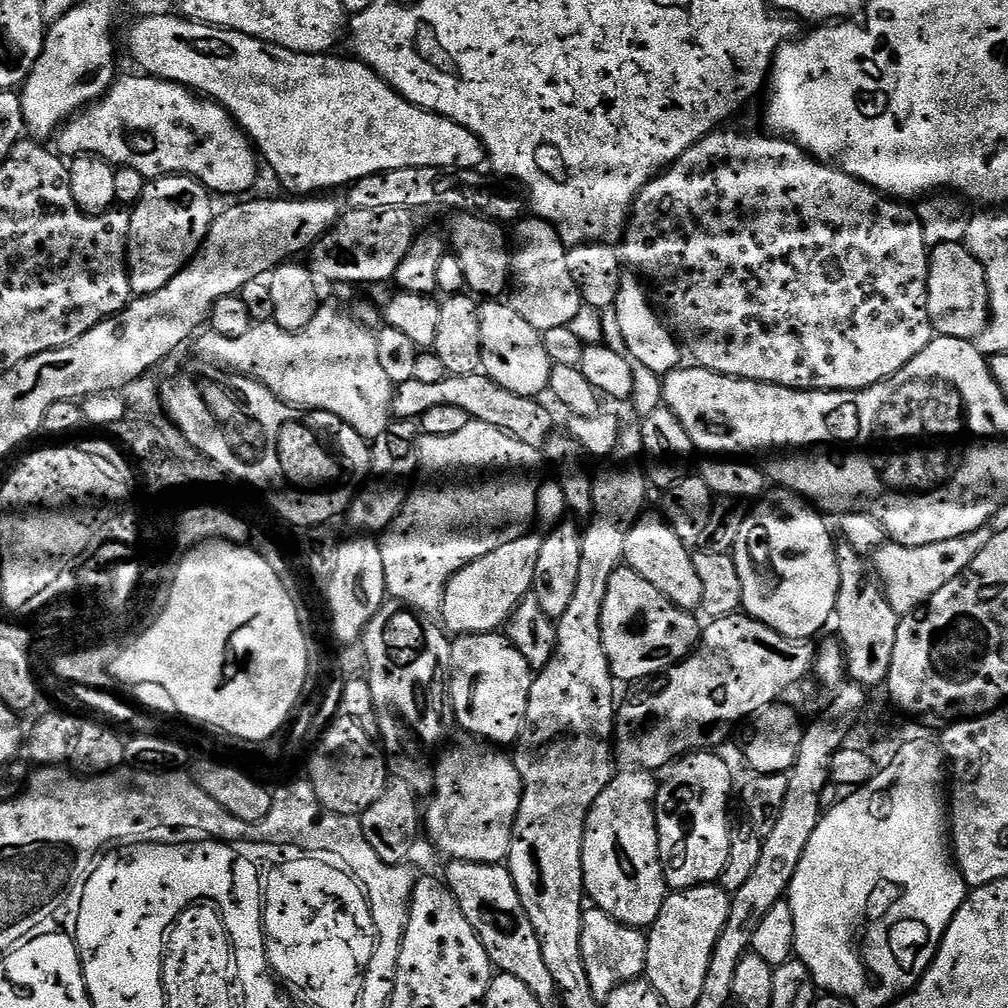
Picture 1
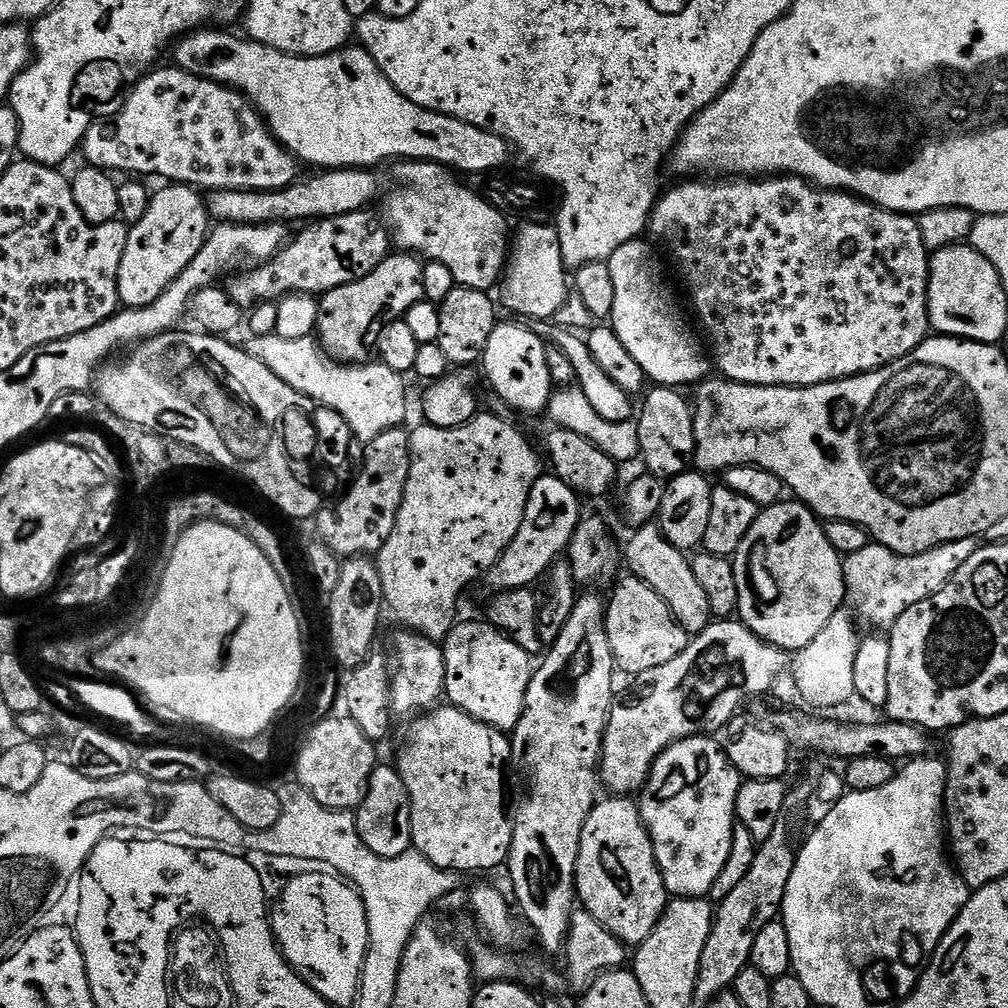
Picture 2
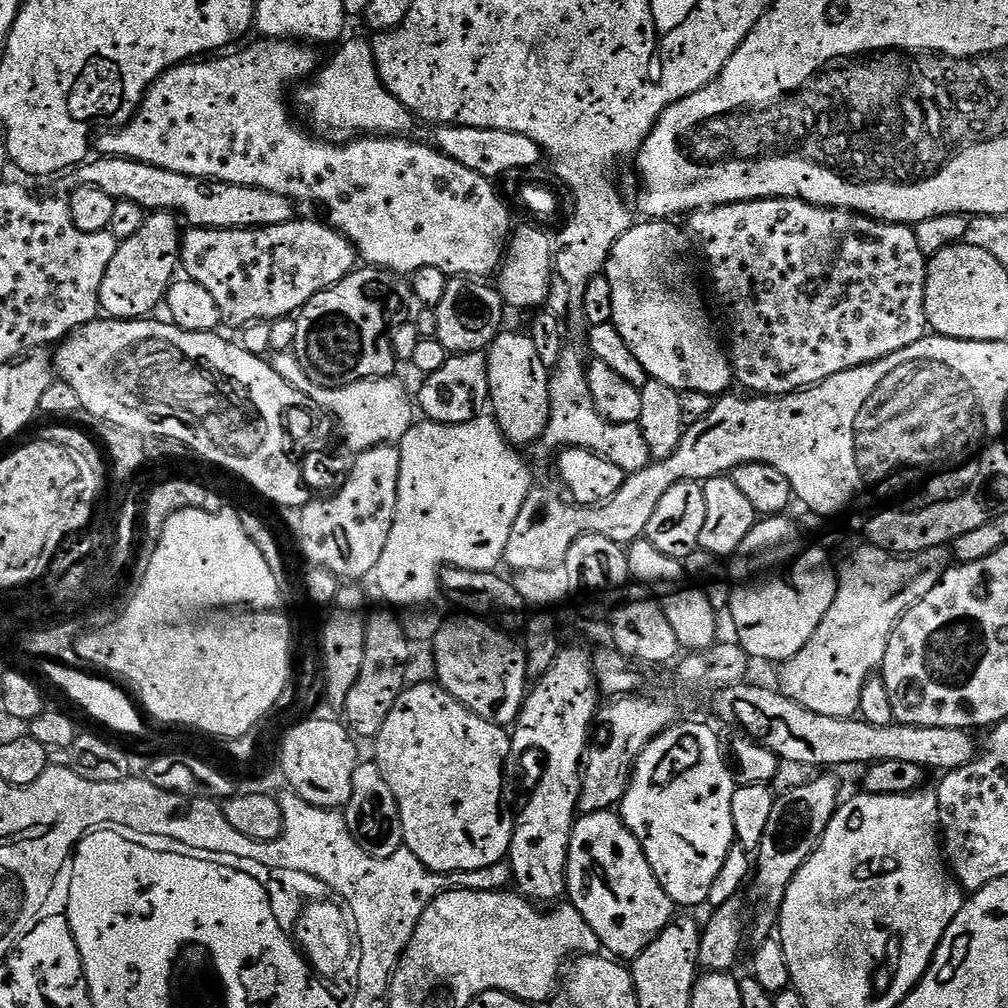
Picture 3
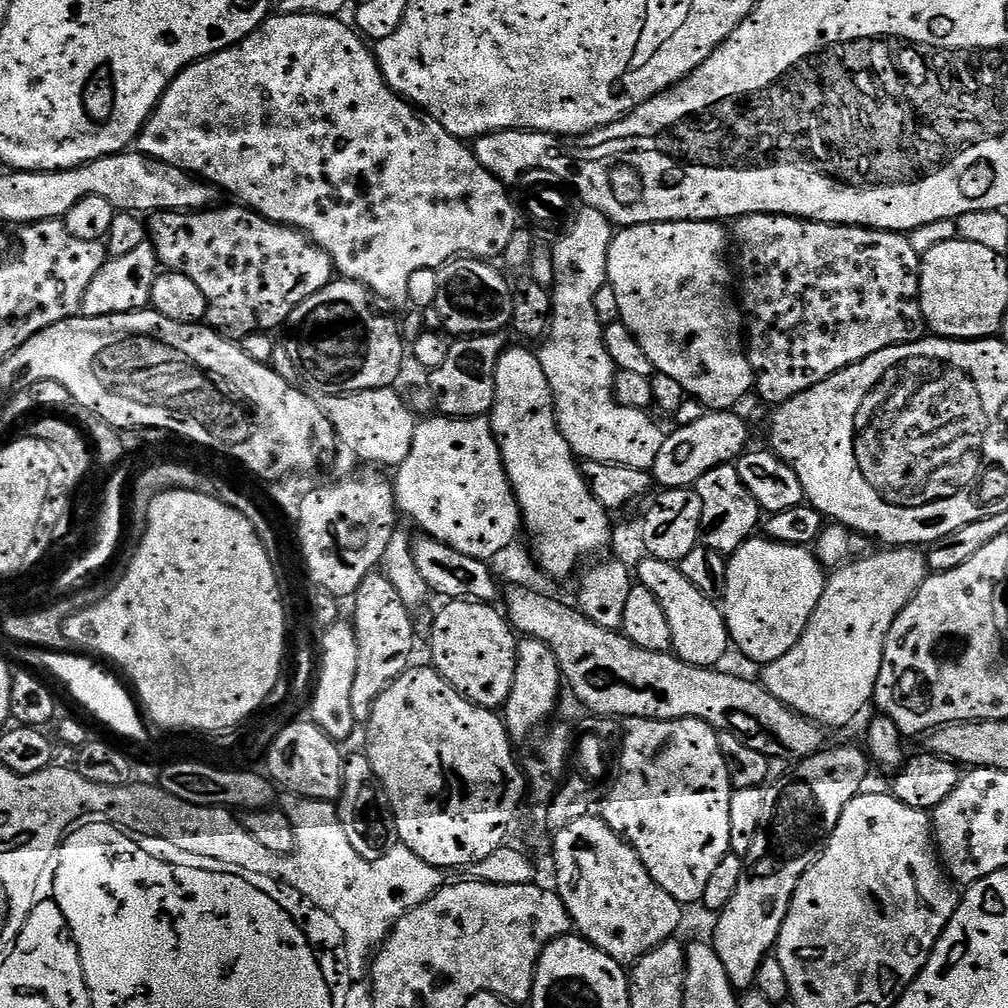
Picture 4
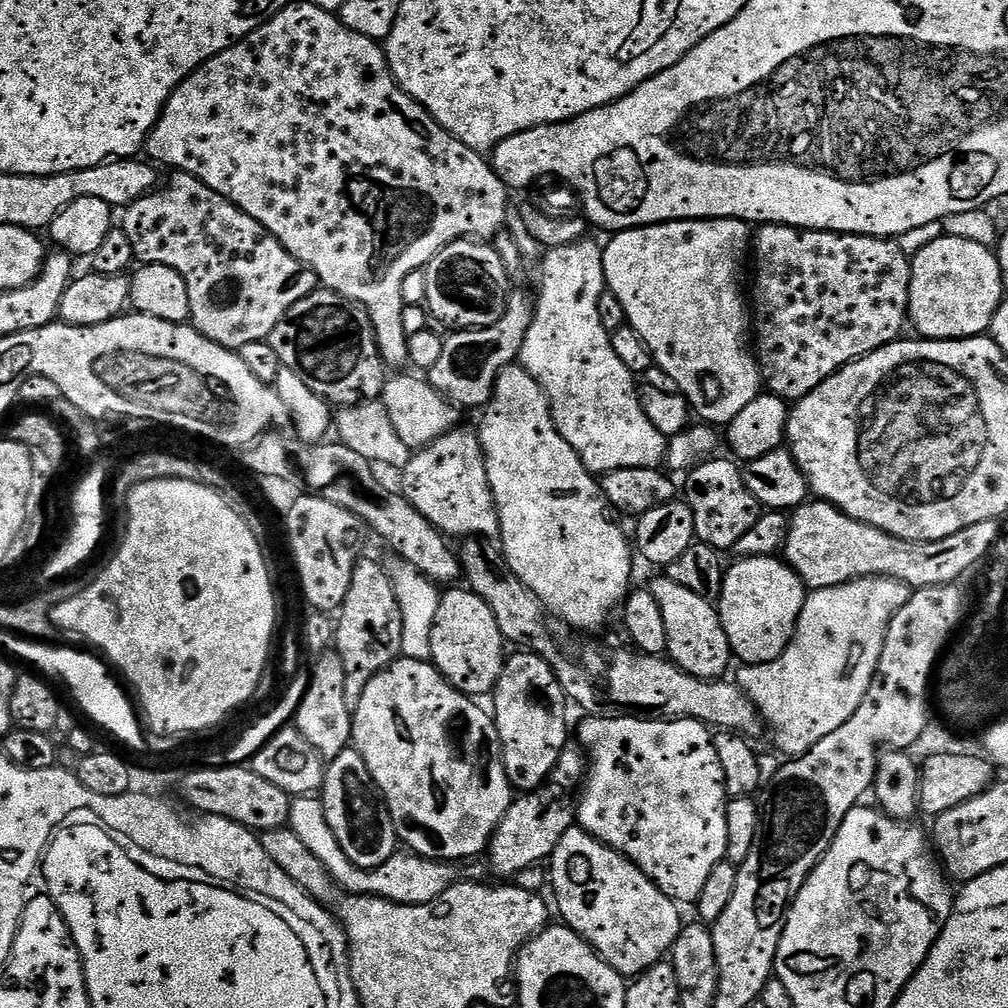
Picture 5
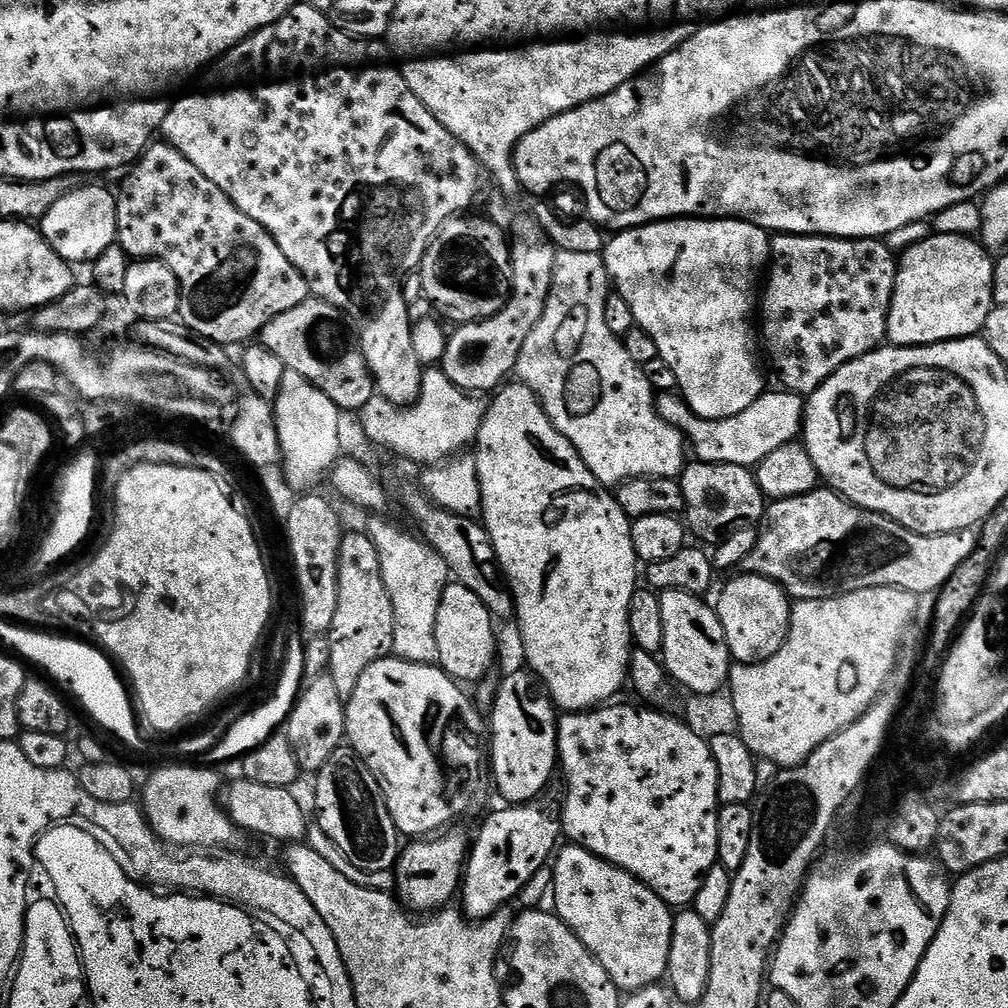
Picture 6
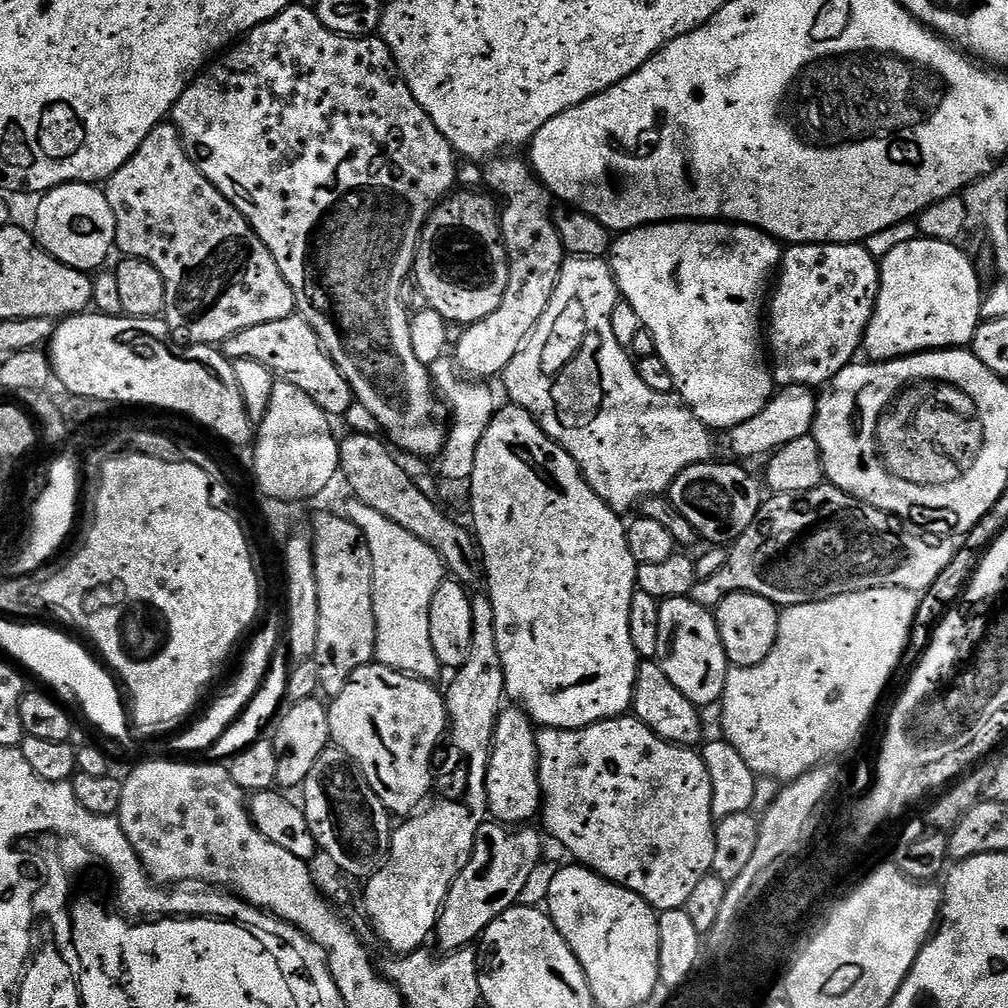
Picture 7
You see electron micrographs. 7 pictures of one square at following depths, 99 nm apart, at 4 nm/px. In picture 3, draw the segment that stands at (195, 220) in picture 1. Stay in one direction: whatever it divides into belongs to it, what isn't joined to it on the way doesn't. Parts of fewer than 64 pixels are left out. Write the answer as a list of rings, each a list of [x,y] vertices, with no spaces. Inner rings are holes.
[[[170,212],[145,215],[142,230],[134,238],[119,241],[106,278],[102,278],[100,307],[105,317],[113,320],[143,320],[151,317],[156,307],[165,303],[168,287],[177,279],[180,264],[181,221]]]

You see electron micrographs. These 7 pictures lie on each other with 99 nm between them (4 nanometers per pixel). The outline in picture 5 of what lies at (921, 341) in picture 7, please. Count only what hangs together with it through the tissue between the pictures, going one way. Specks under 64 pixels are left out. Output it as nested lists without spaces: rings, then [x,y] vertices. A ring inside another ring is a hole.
[[[940,236],[930,246],[922,246],[911,257],[910,302],[908,318],[911,327],[916,327],[925,340],[964,340],[968,336],[982,336],[991,329],[992,319],[998,306],[1006,299],[1002,286],[1002,270],[992,248],[978,242],[966,242],[966,238]]]

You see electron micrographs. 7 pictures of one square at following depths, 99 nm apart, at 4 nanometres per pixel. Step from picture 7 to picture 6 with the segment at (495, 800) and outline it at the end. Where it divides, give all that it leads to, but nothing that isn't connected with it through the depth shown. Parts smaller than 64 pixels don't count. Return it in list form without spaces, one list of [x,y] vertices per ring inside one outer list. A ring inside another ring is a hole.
[[[523,670],[524,672],[512,672],[505,680],[499,681],[496,698],[490,705],[490,711],[492,711],[492,724],[490,720],[490,732],[492,728],[492,780],[496,783],[496,788],[500,791],[501,801],[507,802],[509,805],[513,804],[525,804],[531,800],[535,800],[537,796],[541,795],[545,791],[544,788],[552,780],[552,775],[557,775],[558,772],[558,757],[556,754],[556,722],[558,719],[558,709],[555,704],[552,703],[552,697],[547,695],[538,683],[535,675],[531,671]]]

